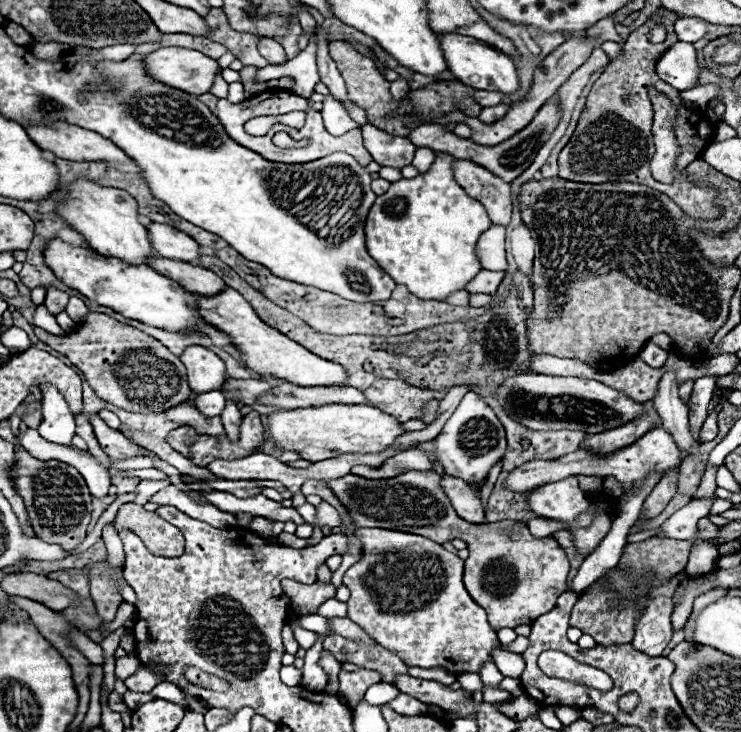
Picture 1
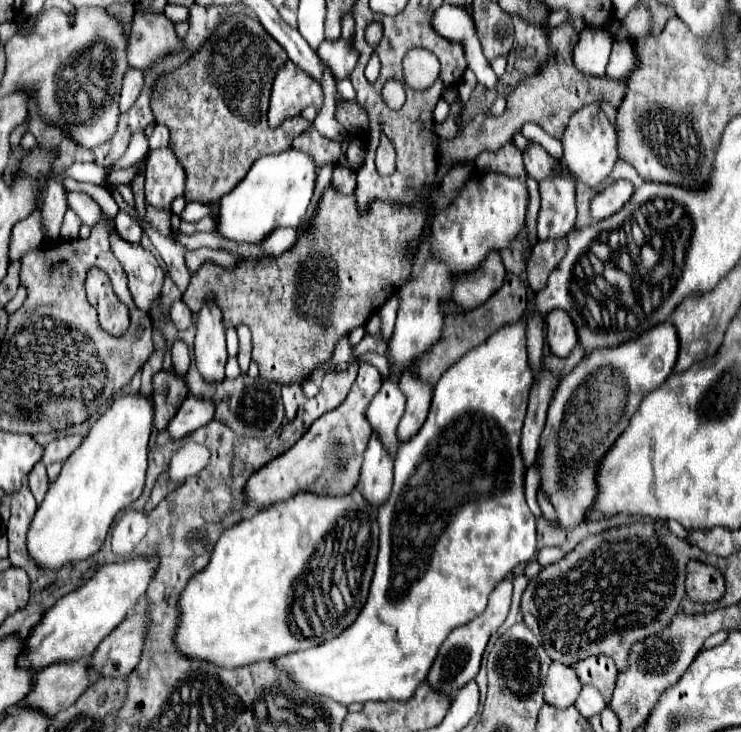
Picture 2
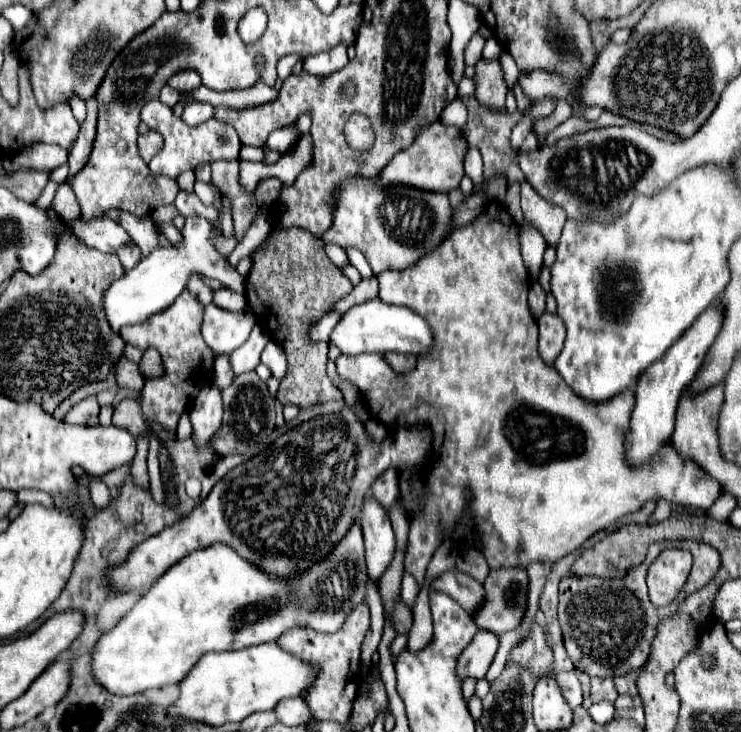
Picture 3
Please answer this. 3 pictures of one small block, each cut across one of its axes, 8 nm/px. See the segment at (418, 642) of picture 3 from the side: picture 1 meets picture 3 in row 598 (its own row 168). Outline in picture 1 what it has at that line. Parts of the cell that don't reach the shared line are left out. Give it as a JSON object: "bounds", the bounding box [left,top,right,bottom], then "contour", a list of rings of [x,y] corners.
{"bounds":[412,148,436,172],"contour":[[[416,148],[416,156],[412,160],[412,166],[418,170],[418,172],[428,172],[428,168],[432,166],[436,158],[436,152],[428,150],[428,148]]]}

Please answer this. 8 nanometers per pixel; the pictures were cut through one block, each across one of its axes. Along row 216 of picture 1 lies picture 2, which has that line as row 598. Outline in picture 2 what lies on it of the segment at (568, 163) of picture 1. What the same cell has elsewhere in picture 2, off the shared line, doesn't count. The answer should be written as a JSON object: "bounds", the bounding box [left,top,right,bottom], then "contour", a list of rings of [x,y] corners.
{"bounds":[686,562,724,602],"contour":[[[690,562],[686,576],[686,592],[696,602],[716,602],[724,594],[724,580],[718,568],[702,562]]]}

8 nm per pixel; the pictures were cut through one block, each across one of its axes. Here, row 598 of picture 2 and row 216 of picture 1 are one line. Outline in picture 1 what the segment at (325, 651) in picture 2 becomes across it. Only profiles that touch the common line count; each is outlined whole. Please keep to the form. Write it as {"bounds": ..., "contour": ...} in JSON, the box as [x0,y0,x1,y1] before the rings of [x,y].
{"bounds":[364,154,492,300],"contour":[[[438,154],[434,164],[426,174],[418,174],[416,178],[402,178],[392,182],[388,192],[378,196],[372,204],[364,232],[366,232],[366,250],[368,254],[382,266],[386,274],[392,276],[396,284],[408,286],[414,296],[422,300],[444,300],[448,294],[462,290],[480,270],[480,262],[476,260],[476,242],[484,230],[492,226],[484,206],[472,200],[454,180],[452,164],[456,158],[450,154]]]}

